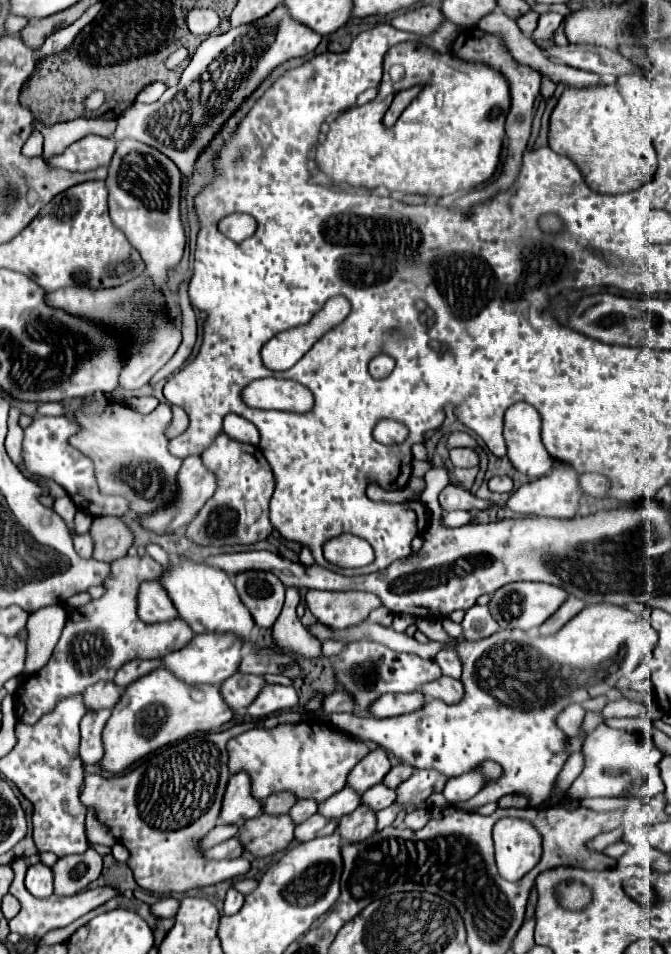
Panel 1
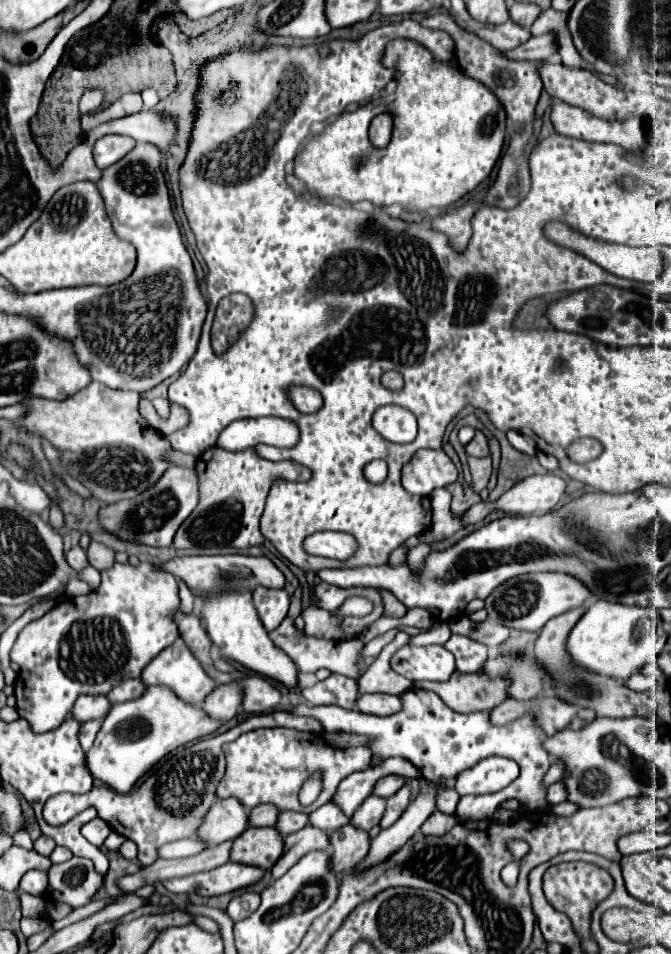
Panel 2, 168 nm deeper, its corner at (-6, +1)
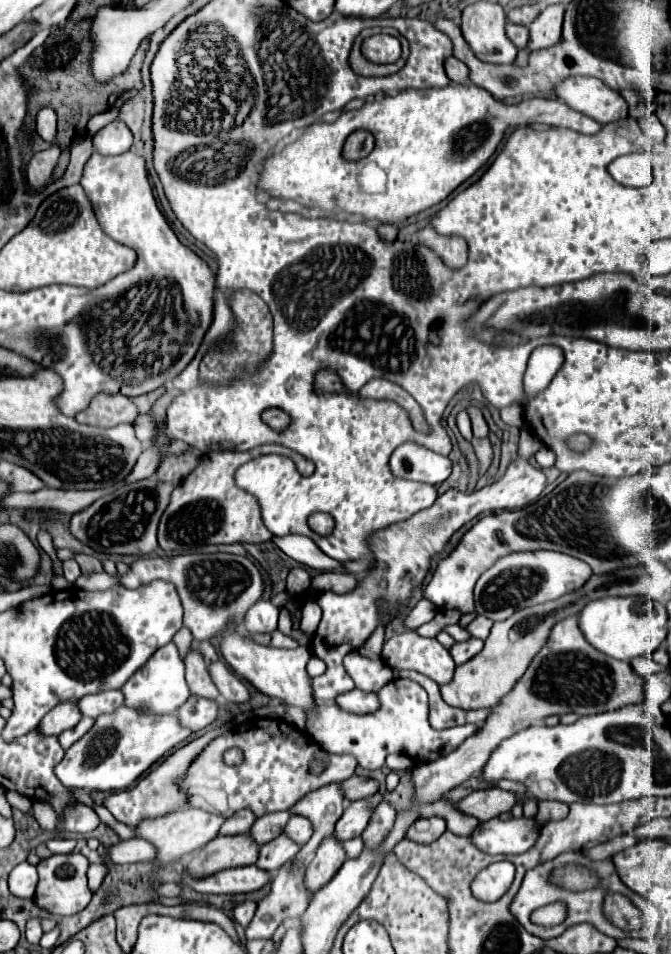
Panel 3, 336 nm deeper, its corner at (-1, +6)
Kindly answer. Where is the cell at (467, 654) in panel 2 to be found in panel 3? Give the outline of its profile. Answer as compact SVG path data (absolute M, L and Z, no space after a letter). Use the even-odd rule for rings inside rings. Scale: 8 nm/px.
M472 638L472 640L466 640L466 642L456 642L456 644L450 648L450 654L452 654L452 658L454 658L456 664L464 664L464 662L468 662L470 658L474 658L474 656L482 650L482 646L484 646L482 640Z

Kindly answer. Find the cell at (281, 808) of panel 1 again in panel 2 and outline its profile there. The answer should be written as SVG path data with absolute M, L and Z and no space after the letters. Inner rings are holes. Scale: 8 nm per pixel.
M271 803L259 805L249 811L249 819L251 819L251 827L273 827L279 819L279 809L273 807Z

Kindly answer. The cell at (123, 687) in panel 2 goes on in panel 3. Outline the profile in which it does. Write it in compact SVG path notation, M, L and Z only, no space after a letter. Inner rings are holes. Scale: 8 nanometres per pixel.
M106 690L102 694L90 694L90 696L82 698L78 702L78 710L82 712L82 716L96 720L102 714L114 712L122 704L124 704L124 696L122 696L120 690Z

